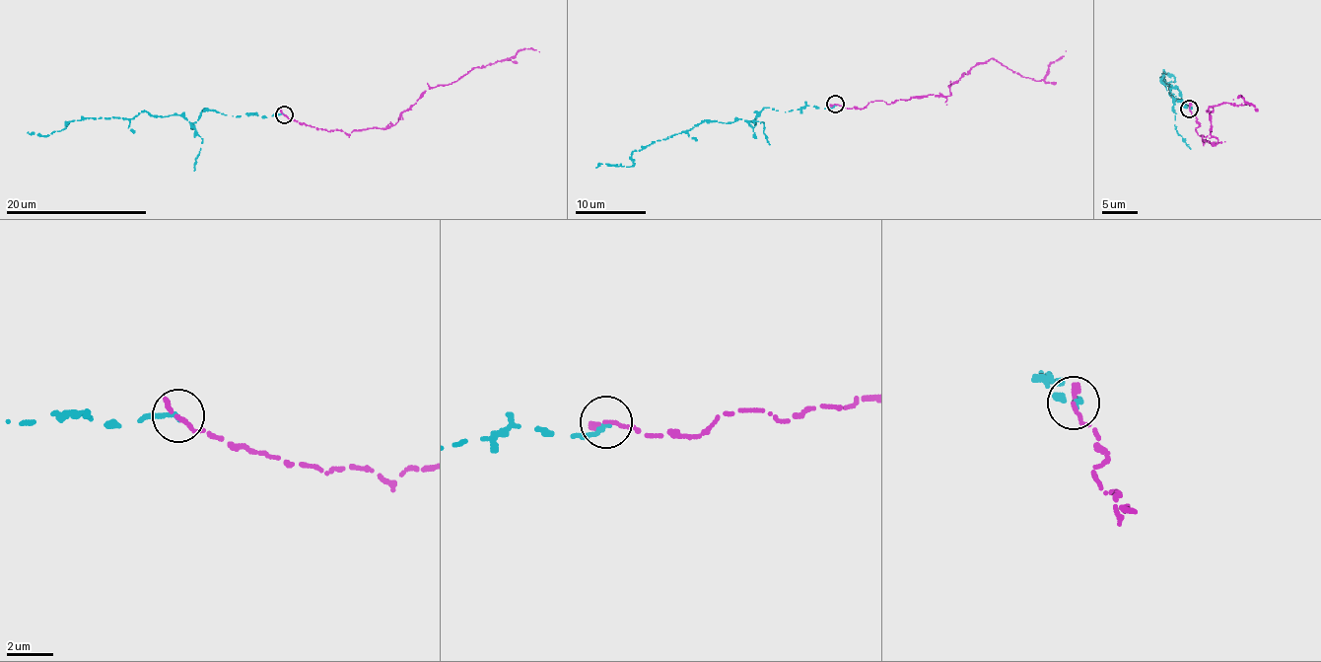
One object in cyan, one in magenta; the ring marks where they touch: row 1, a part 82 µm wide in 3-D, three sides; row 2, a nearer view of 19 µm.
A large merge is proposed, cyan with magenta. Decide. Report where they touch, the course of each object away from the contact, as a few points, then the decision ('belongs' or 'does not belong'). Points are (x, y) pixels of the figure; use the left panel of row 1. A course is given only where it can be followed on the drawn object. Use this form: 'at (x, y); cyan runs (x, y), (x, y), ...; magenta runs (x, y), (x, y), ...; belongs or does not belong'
at (284, 114); cyan runs (284, 113), (236, 117), (205, 110), (190, 123), (141, 111), (132, 118), (72, 120), (45, 135), (27, 132); magenta runs (284, 113), (328, 131), (387, 128), (429, 89), (451, 84), (474, 67), (504, 61), (521, 48), (539, 52); belongs

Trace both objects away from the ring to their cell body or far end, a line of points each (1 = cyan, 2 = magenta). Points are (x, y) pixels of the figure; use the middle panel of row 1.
1: (835, 105), (764, 109), (754, 127), (739, 118), (694, 124), (634, 150), (631, 167), (595, 167)
2: (835, 105), (859, 109), (870, 102), (950, 96), (949, 85), (992, 58), (1025, 78), (1041, 80), (1065, 50)

